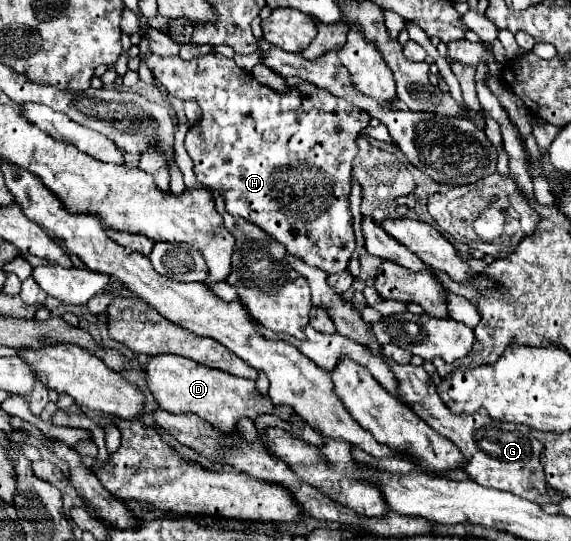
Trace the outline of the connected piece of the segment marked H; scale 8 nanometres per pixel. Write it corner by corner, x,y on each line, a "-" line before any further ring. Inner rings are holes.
148,52
144,62
168,94
182,100
196,100
200,104
202,118
190,128
186,150
194,162
196,180
222,194
226,212
260,226
308,266
316,266
326,274
344,272
356,248
352,214
348,208
352,188
350,168
358,152
356,138
368,126
370,114
310,82
298,82
286,92
276,92
256,82
250,72
238,68
232,58
224,58
222,54
182,60
180,56
164,58

